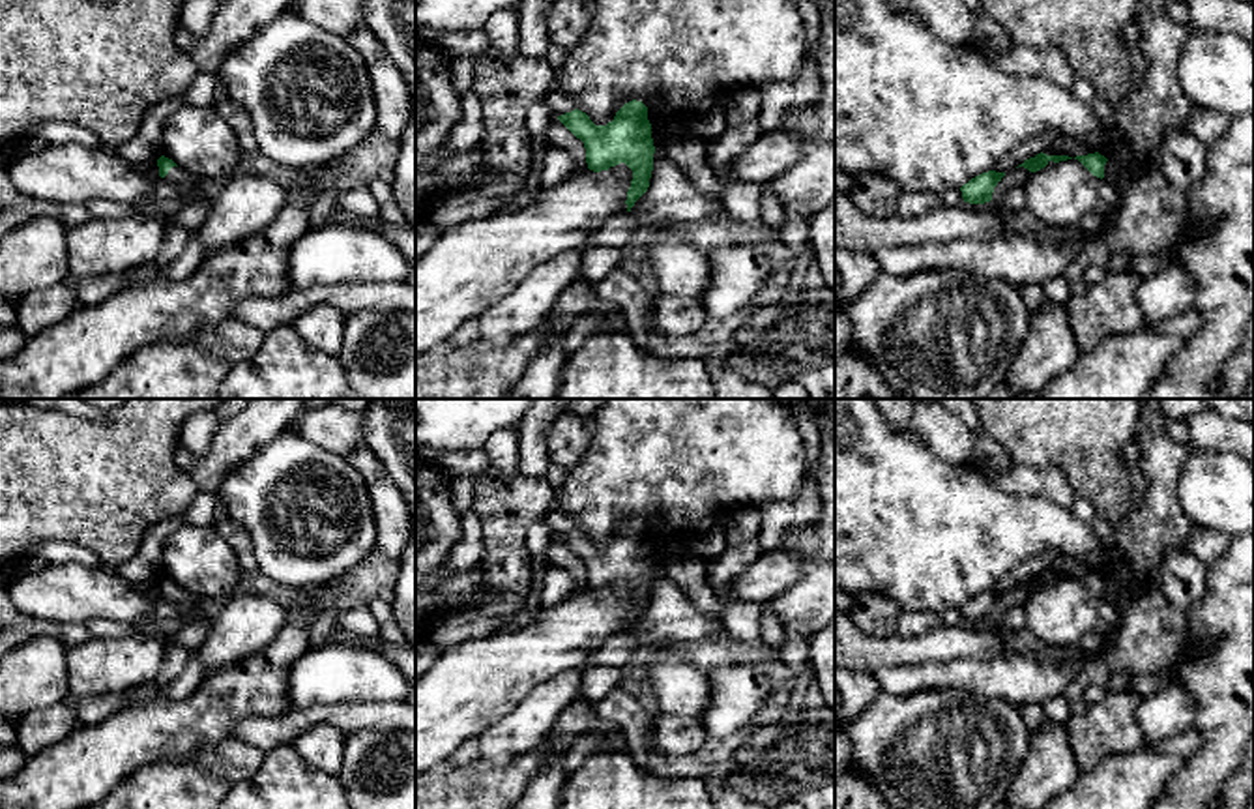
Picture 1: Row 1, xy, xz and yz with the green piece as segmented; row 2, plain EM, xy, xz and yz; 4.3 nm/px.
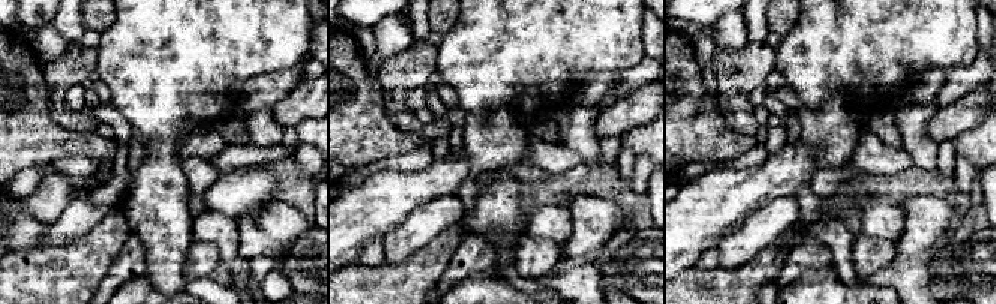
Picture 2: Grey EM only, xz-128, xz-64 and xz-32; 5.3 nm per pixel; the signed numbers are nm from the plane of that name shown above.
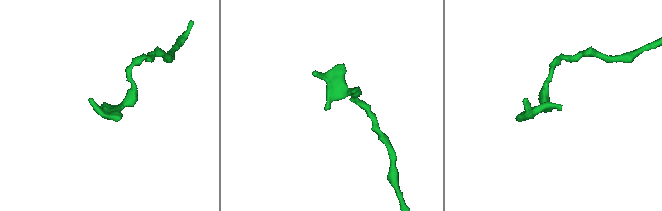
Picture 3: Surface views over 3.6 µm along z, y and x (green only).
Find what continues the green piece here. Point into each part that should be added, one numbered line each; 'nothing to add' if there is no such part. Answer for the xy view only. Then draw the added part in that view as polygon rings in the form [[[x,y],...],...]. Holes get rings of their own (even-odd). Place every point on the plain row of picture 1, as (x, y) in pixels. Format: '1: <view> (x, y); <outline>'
1: xy (186, 605); [[[172,586],[163,599],[176,607],[176,618],[187,618],[202,610],[200,599],[180,586]]]

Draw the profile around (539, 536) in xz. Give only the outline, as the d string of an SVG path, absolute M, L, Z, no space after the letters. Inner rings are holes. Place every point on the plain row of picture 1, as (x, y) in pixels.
M545 519L535 522L524 537L526 551L530 552L532 560L541 564L543 571L552 566L552 562L547 558L547 549L554 539L558 539L558 536L550 530Z

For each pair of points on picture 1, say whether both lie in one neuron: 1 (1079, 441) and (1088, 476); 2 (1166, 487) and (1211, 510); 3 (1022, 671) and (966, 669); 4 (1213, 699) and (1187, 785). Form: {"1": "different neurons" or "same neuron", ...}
{"1": "same neuron", "2": "different neurons", "3": "same neuron", "4": "same neuron"}

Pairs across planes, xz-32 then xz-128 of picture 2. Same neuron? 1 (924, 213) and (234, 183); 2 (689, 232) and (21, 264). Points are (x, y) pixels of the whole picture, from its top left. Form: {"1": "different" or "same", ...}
{"1": "different", "2": "different"}

